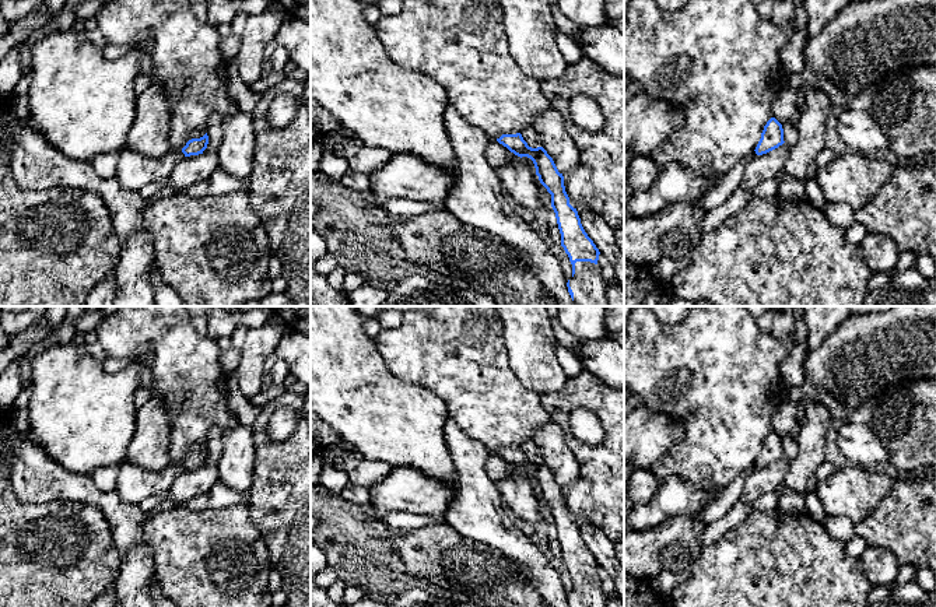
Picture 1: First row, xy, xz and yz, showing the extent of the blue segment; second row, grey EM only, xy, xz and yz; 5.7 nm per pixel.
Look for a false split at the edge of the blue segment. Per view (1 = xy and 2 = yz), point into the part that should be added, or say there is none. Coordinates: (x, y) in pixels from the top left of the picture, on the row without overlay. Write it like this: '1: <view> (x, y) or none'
1: none
2: none

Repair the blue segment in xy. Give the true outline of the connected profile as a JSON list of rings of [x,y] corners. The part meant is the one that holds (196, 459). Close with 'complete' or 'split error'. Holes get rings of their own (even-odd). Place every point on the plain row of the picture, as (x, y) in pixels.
[[[207,446],[200,452],[192,452],[186,456],[186,459],[182,462],[182,466],[185,470],[190,469],[199,469],[203,467],[203,464],[207,462],[208,457],[208,449]]]; complete

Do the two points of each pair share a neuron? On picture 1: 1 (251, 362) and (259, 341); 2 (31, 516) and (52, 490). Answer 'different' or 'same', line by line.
1: same
2: different

